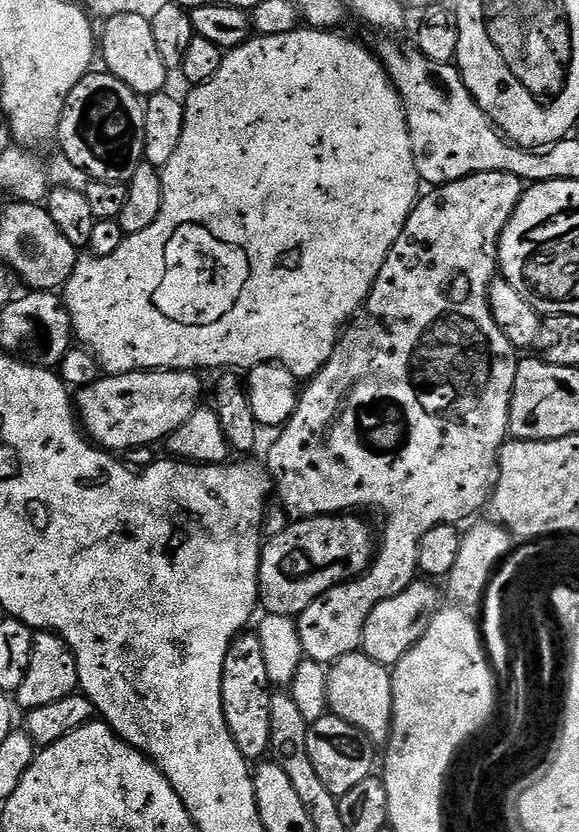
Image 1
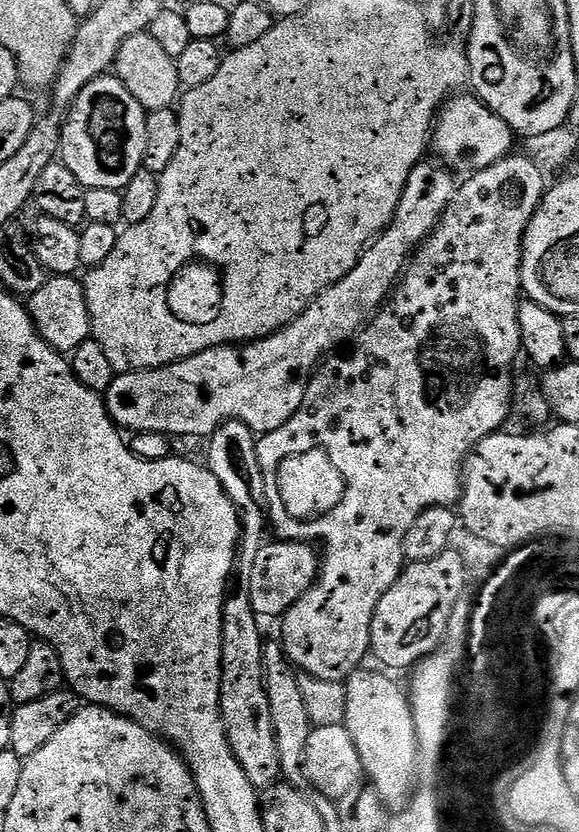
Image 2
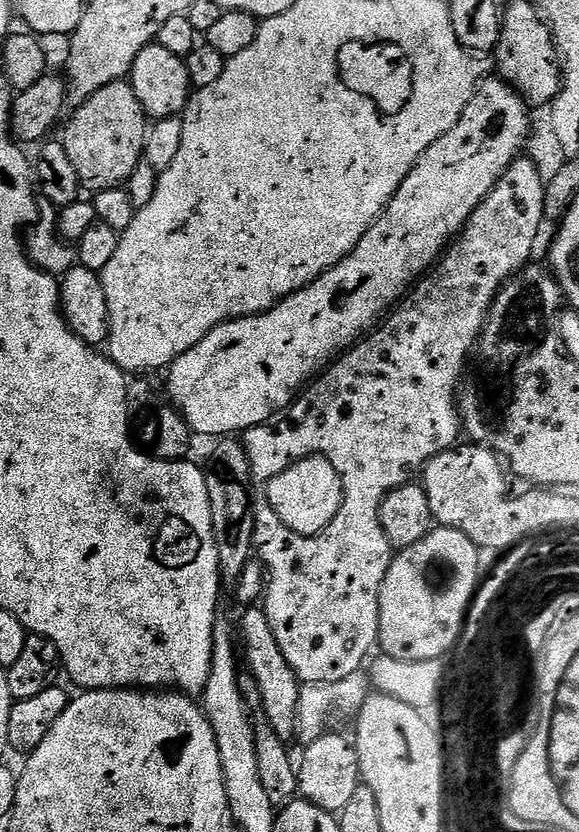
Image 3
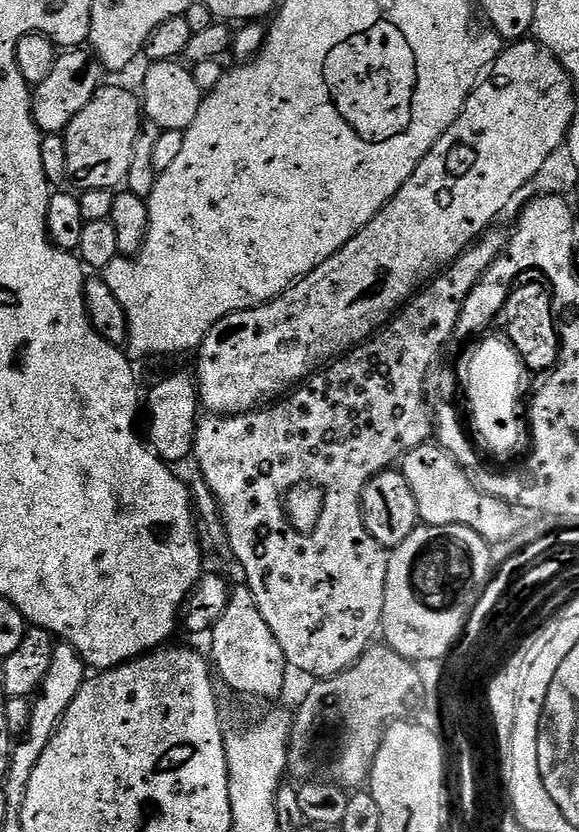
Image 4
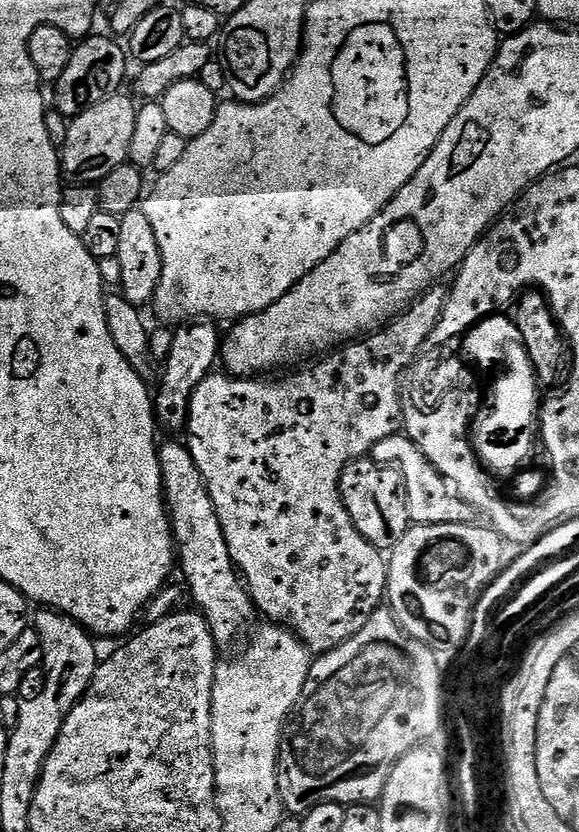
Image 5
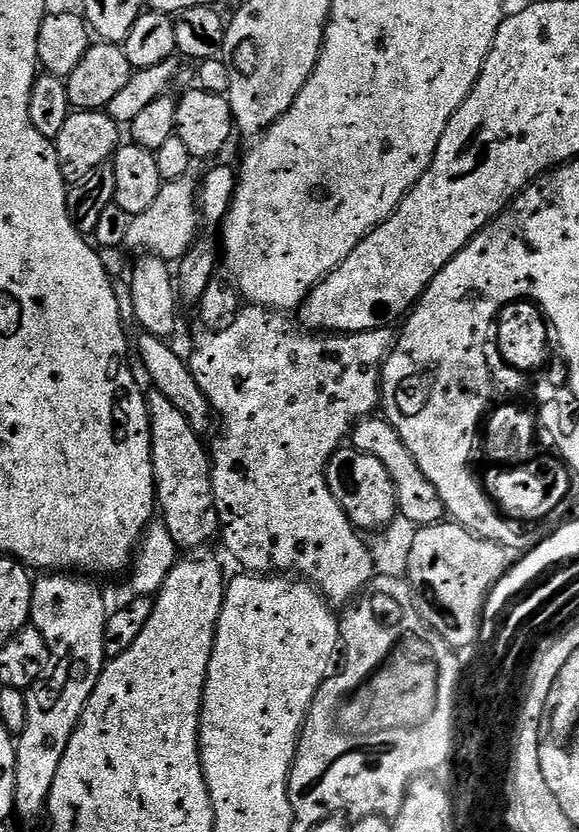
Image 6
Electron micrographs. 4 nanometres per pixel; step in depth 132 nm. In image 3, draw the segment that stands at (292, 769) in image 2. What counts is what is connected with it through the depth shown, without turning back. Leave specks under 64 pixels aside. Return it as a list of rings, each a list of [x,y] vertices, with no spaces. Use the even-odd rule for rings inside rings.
[[[263,607],[252,608],[240,620],[238,636],[244,639],[244,656],[248,659],[247,671],[256,680],[260,691],[263,719],[278,735],[291,738],[297,735],[297,712],[299,710],[299,692],[301,681],[296,679],[290,662],[286,662],[286,654],[278,650],[278,638],[274,638],[274,630],[270,630],[270,622],[266,618]]]

